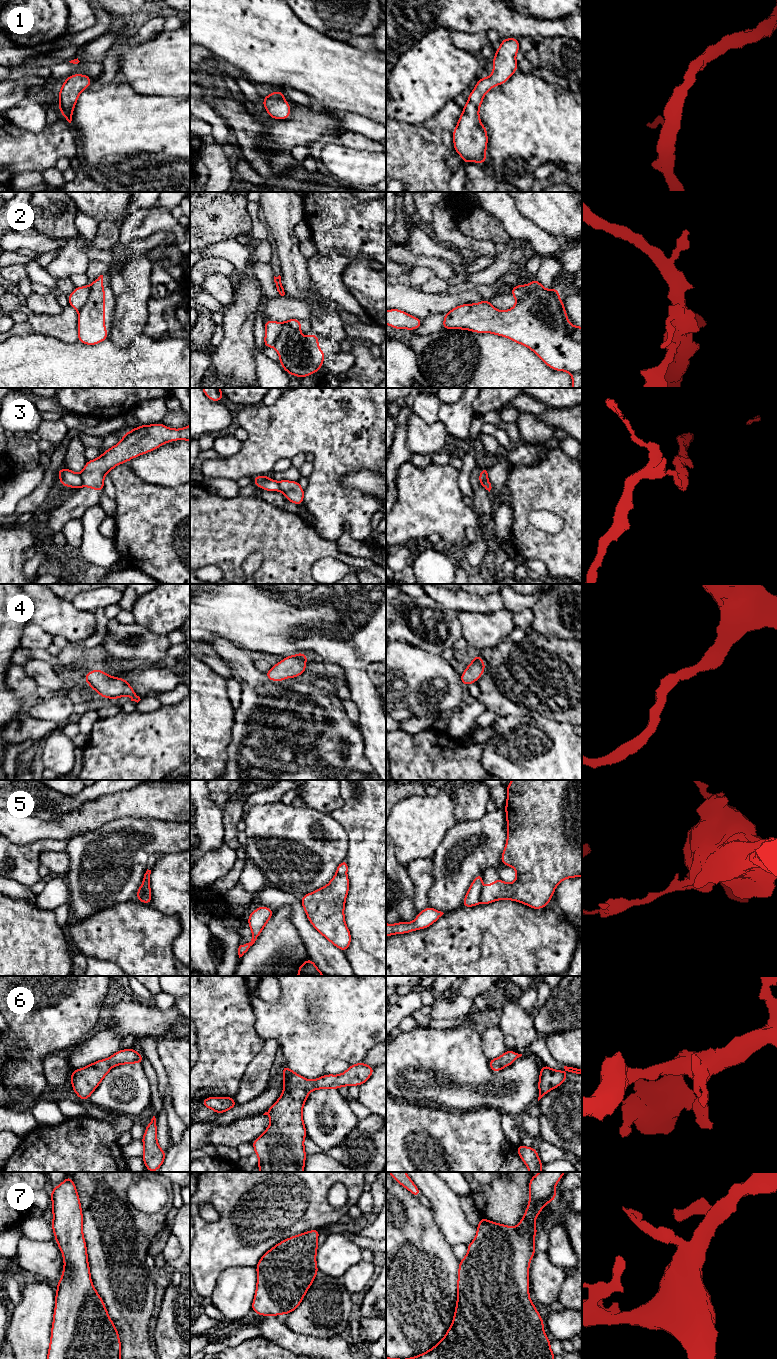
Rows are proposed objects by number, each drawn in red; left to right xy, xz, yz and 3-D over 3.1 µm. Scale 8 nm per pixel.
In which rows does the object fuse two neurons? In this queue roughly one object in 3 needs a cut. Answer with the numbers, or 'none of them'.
2, 3, 5

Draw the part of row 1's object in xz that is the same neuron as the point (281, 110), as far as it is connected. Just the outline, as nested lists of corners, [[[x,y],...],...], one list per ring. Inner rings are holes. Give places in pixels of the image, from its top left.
[[[284,92],[270,93],[263,98],[262,103],[272,119],[288,119],[290,117],[291,106],[284,99]]]

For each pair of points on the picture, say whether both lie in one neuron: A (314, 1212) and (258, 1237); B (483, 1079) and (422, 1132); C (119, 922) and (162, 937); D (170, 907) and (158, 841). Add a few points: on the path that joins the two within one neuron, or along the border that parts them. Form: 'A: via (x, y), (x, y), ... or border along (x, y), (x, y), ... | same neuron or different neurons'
A: via (300, 1215), (281, 1215), (272, 1224) | same neuron
B: border along (425, 1103), (453, 1110), (472, 1109) | different neurons
C: via (130, 933), (136, 937), (151, 937) | same neuron
D: border along (179, 852), (163, 855) | different neurons

